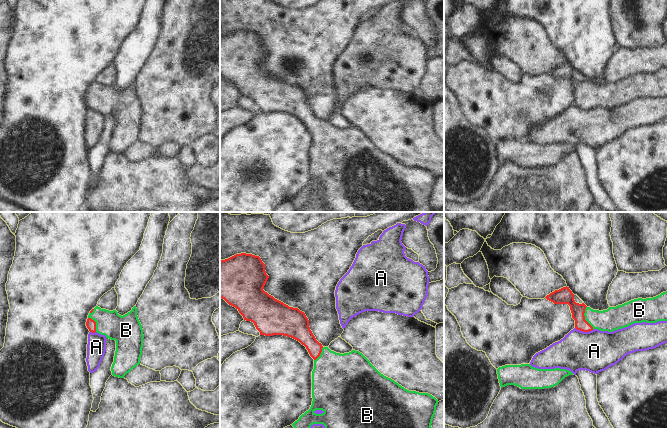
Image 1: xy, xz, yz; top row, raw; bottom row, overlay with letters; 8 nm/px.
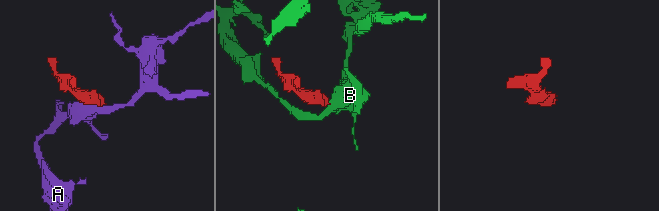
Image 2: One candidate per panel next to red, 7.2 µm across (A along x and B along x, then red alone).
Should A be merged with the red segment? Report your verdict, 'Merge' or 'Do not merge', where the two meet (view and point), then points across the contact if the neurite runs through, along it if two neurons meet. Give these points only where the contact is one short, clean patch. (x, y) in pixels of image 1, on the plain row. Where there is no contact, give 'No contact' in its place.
Do not merge. Touches red at yz (584, 107). Boundary: yz (575, 103), (583, 107), (592, 106)

